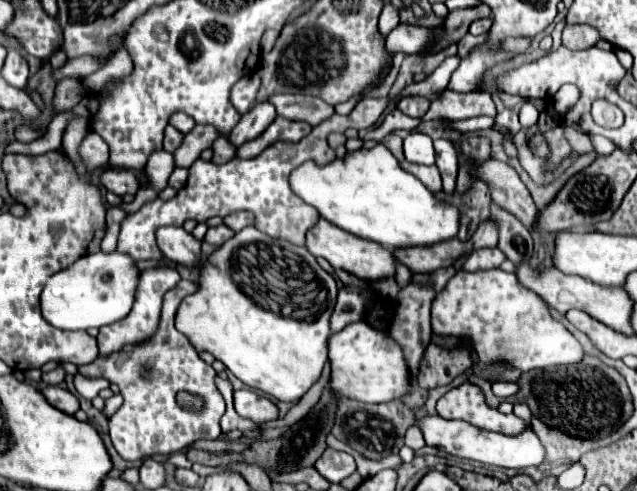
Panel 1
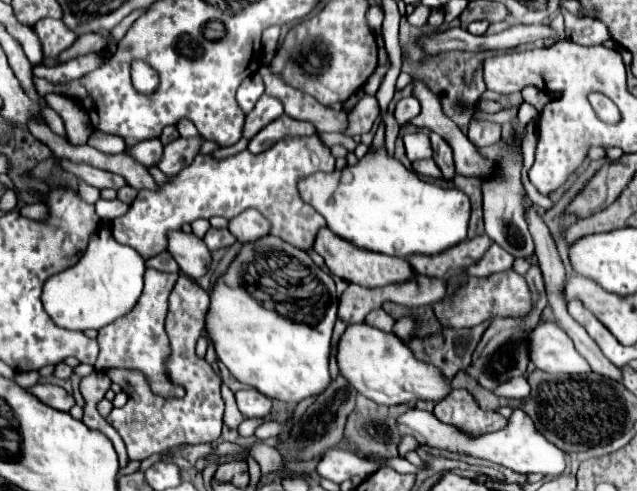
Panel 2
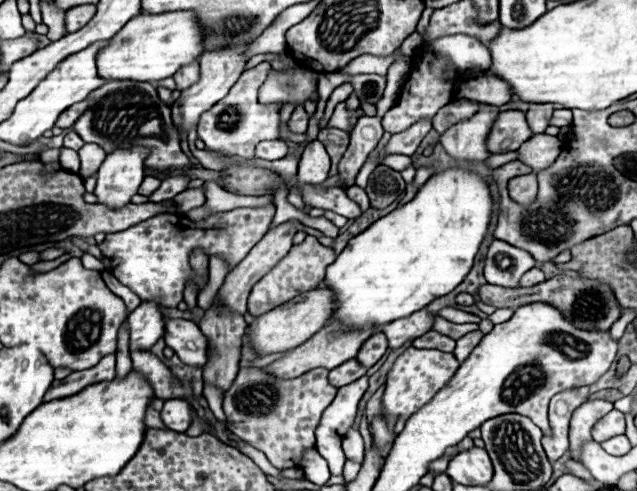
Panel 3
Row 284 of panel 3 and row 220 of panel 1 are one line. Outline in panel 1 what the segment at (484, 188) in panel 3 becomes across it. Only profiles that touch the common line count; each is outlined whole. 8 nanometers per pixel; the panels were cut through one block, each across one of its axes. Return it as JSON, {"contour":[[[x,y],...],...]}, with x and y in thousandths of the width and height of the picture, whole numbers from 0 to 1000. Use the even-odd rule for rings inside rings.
{"contour":[[[600,293],[581,305],[543,310],[540,322],[527,322],[509,338],[484,326],[458,346],[455,383],[515,452],[565,485],[593,493],[609,509],[678,501],[713,485],[719,473],[719,428],[703,411],[691,411],[653,358],[634,350]]]}

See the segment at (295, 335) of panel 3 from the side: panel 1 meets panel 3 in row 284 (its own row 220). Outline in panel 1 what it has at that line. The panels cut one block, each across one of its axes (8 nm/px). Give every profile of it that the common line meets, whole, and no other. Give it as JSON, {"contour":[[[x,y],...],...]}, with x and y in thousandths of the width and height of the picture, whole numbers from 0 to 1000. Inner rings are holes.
{"contour":[[[502,444],[502,452],[496,452],[484,477],[480,477],[480,505],[484,513],[490,513],[490,521],[496,525],[512,525],[527,550],[537,546],[568,570],[593,570],[603,562],[619,562],[619,538],[622,525],[615,521],[615,513],[609,513],[606,505],[600,505],[597,497],[584,493],[584,489],[571,489],[562,485],[524,456],[518,456],[515,448]]]}

